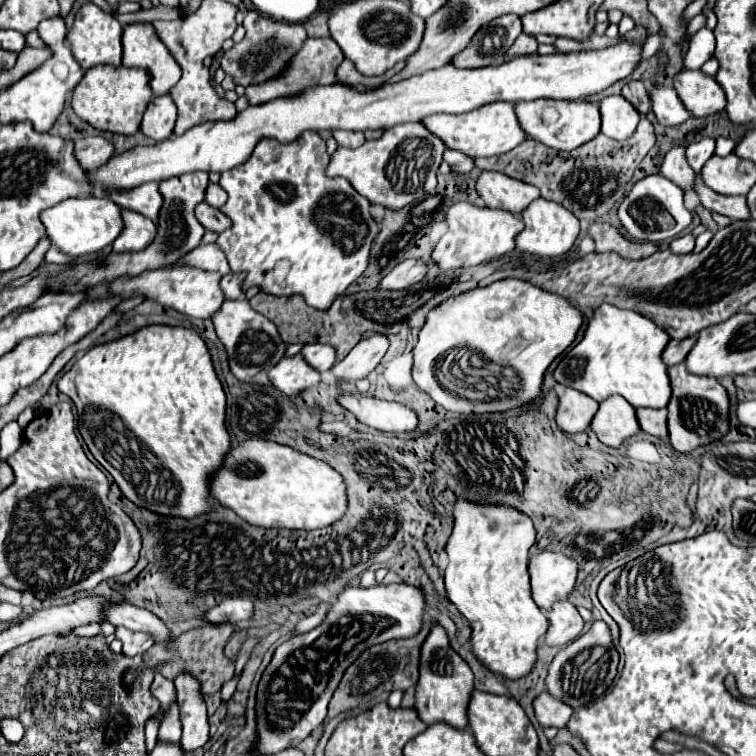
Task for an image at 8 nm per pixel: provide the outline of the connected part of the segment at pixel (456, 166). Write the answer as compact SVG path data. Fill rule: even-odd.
M446 150L446 152L444 152L444 160L452 166L454 172L466 174L466 172L470 172L470 170L474 168L474 160L468 158L468 156L464 156L464 154L458 152L458 150Z

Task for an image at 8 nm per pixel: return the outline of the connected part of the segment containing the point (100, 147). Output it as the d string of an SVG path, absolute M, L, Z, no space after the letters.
M100 136L80 138L74 144L74 158L84 170L94 170L94 166L102 166L102 162L106 162L106 158L110 158L112 152L112 142Z

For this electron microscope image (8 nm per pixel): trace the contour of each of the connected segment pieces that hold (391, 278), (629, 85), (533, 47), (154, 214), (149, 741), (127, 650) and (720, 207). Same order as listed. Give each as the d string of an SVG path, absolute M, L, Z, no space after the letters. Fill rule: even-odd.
M404 260L400 262L394 270L390 270L390 274L386 274L380 280L380 288L384 290L402 290L402 288L410 288L412 284L420 282L426 276L428 268L422 260Z
M630 80L622 88L622 96L640 112L646 114L650 110L650 94L642 80Z
M520 34L512 46L512 50L508 50L508 56L522 56L536 53L538 50L538 42L534 36L528 34Z
M150 182L146 186L138 186L138 190L126 190L126 194L110 194L110 198L128 210L134 210L154 222L158 222L160 208L162 208L162 194L158 190L156 182Z
M151 718L146 723L145 738L146 738L146 747L147 747L148 755L153 750L153 748L156 744L160 724L161 724L161 722L160 722L159 718Z
M118 626L118 628L116 628L116 638L118 638L118 640L122 640L122 644L124 644L122 652L124 652L126 656L144 654L144 652L152 646L150 638L148 638L148 636L144 636L144 632L130 632L130 630L122 628L122 626Z
M698 176L698 182L696 182L696 194L700 196L700 202L704 208L712 210L712 212L718 212L718 214L724 214L732 220L750 220L750 208L746 206L746 198L742 196L722 196L722 194L716 194L714 190L706 188L702 182L700 182L700 176Z

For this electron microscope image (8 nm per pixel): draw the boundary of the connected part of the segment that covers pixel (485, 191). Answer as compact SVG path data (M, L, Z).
M482 172L476 182L476 190L488 208L500 208L514 216L520 216L536 198L540 198L540 190L536 186L500 172Z

